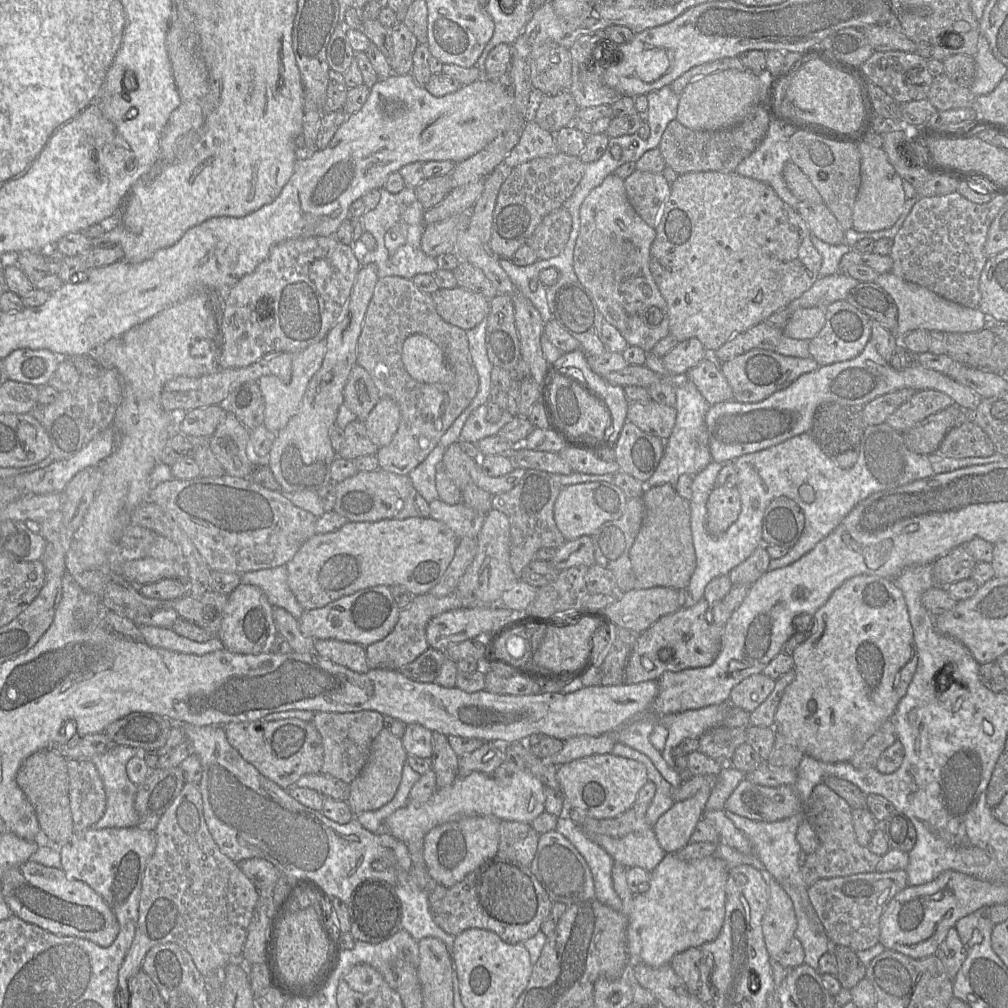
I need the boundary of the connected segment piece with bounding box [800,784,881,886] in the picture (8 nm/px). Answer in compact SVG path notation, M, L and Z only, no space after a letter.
M818 784L814 787L805 807L805 818L815 831L819 846L813 853L806 855L805 863L800 868L801 877L807 886L820 879L875 871L881 856L857 843L851 810L846 801L826 785Z

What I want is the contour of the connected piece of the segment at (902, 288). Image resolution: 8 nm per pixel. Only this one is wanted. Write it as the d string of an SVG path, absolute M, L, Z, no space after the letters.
M892 274L878 275L875 281L893 298L897 308L897 327L894 331L898 337L916 329L926 331L941 331L943 333L972 333L987 326L987 317L978 307L969 308L961 304L944 299L933 291L918 284L908 282Z

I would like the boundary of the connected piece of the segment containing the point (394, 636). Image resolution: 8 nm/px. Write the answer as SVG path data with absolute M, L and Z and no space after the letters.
M455 591L444 597L436 597L431 593L418 595L411 603L400 610L398 621L393 630L382 640L365 647L366 658L370 669L398 670L413 662L430 646L426 638L426 626L435 616L458 608L493 607L499 602L483 602L476 598L460 598Z

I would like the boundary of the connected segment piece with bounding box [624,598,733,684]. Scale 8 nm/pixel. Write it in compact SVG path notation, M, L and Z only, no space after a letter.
M703 598L690 608L680 607L676 612L662 616L640 633L625 668L624 684L658 680L666 671L679 672L688 668L710 666L721 650L722 636L732 613L723 601L708 602Z

